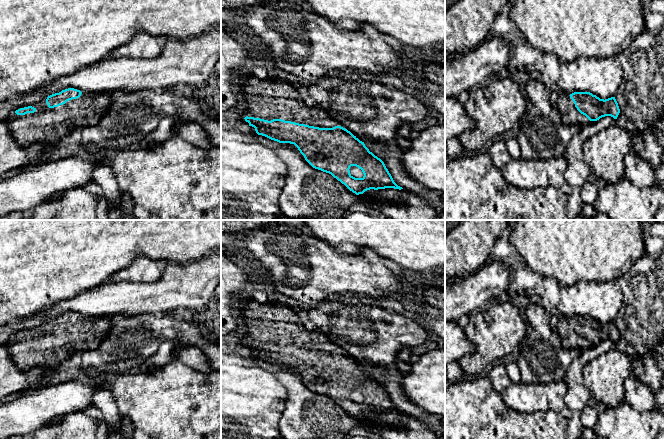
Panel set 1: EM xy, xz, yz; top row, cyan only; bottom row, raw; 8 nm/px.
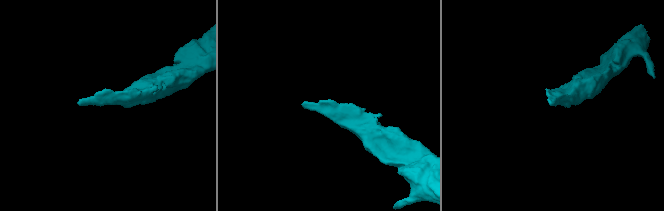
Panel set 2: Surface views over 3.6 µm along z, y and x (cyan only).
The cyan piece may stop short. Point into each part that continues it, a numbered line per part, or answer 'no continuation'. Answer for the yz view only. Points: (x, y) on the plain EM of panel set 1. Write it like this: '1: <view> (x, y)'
1: yz (570, 339)

